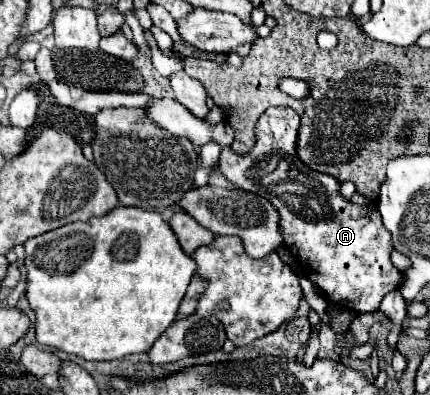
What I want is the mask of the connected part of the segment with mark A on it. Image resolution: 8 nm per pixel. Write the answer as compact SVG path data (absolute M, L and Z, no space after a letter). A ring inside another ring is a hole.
M268 107L256 123L254 129L256 143L250 149L250 153L238 155L230 147L222 149L220 171L238 189L262 195L278 209L286 247L298 259L298 263L308 273L308 279L316 285L316 289L322 291L328 305L346 307L356 313L376 311L384 295L398 289L398 285L402 283L402 273L390 261L390 251L392 251L390 233L384 229L376 209L372 209L370 205L354 205L350 201L344 201L340 197L340 183L334 177L318 173L300 161L300 157L296 155L298 129L300 129L300 117L296 111L288 107Z

